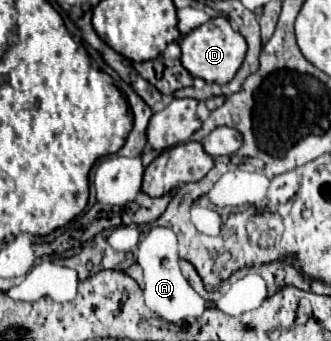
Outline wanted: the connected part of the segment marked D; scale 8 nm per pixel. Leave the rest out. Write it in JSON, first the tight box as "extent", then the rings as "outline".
{"extent":[180,16,246,84],"outline":[[[218,16],[208,20],[206,24],[202,24],[200,28],[192,30],[184,40],[180,40],[180,48],[182,48],[182,64],[184,68],[196,76],[202,78],[206,82],[216,82],[216,84],[228,84],[234,74],[238,72],[238,68],[244,62],[246,56],[246,40],[240,32],[234,32],[228,18]]]}

